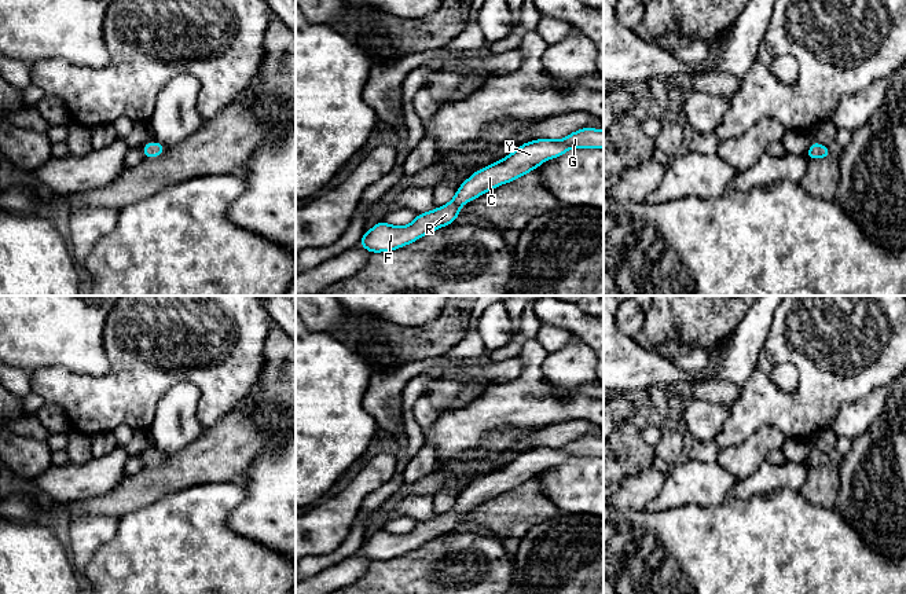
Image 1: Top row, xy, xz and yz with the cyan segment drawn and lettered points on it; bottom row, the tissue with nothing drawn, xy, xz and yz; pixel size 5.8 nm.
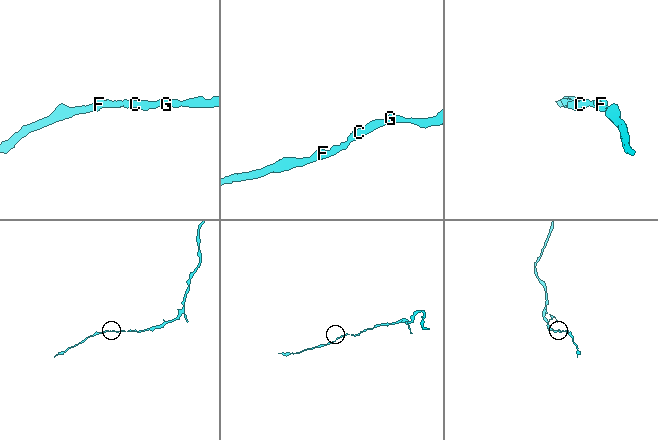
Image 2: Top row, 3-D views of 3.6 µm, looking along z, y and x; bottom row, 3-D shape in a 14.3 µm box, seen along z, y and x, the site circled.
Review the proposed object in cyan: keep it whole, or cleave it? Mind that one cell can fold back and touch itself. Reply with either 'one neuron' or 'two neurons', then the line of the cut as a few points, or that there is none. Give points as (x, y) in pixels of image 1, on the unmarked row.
one neuron; no cut

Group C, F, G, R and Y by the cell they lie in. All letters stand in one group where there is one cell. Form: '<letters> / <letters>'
C F G R Y

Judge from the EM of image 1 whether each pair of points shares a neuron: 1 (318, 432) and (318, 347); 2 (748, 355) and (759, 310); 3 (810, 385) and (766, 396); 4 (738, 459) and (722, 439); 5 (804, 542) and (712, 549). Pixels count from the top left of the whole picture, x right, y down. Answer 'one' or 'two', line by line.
1: one
2: one
3: one
4: two
5: one

